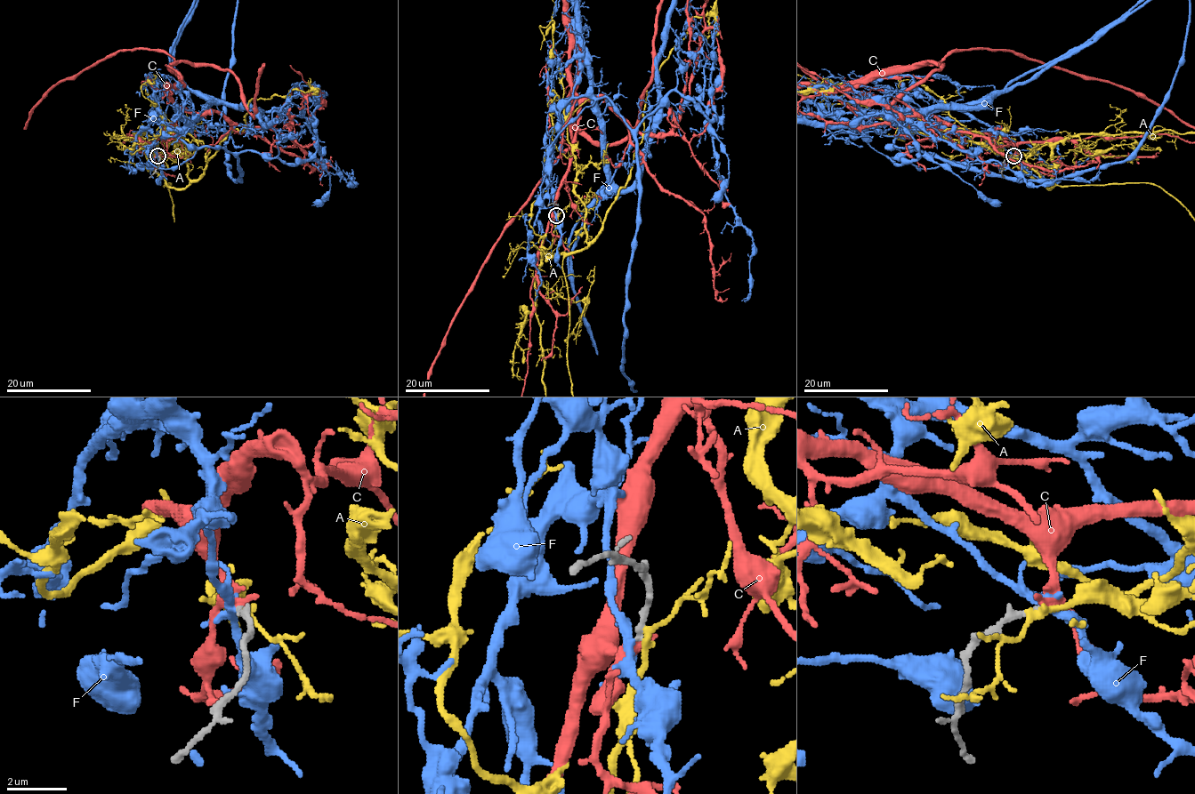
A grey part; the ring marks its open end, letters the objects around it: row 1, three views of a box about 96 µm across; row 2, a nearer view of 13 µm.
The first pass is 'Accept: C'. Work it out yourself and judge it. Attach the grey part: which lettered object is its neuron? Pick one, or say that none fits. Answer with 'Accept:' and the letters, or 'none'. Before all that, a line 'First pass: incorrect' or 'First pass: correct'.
First pass: correct
Accept: C

